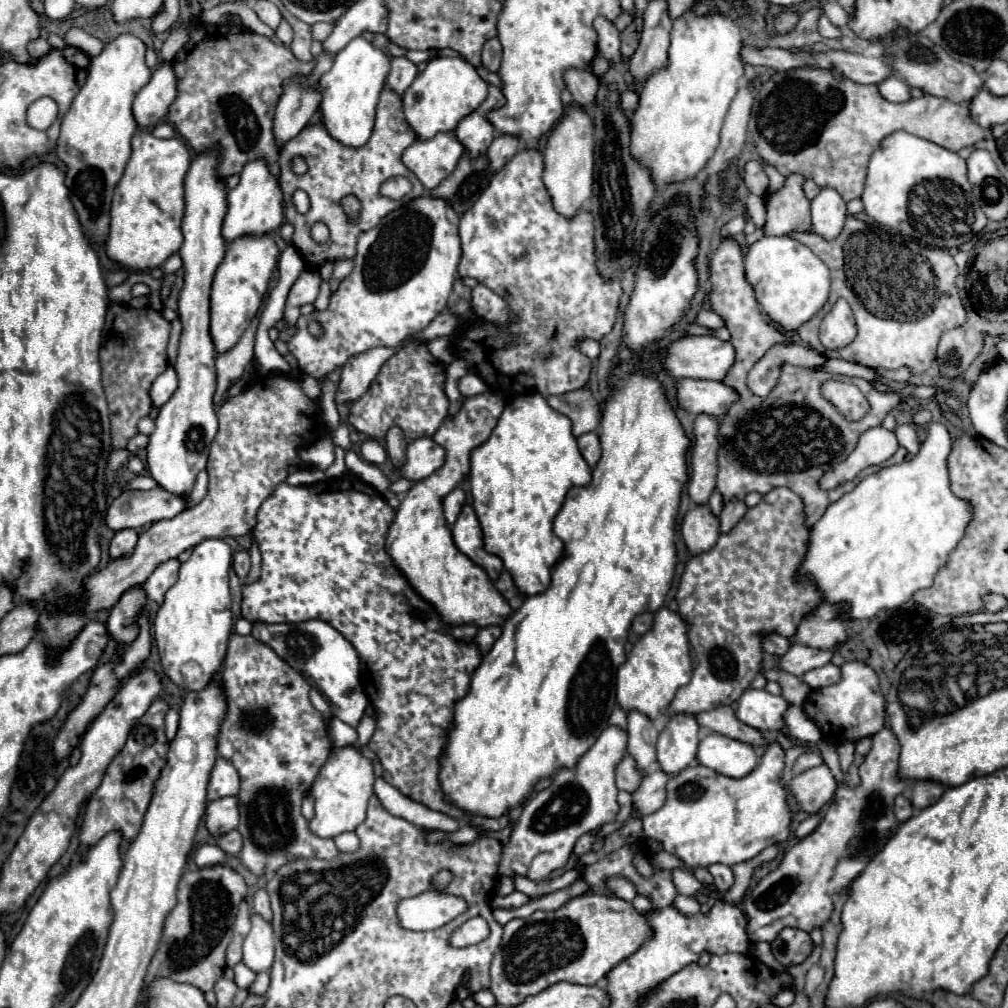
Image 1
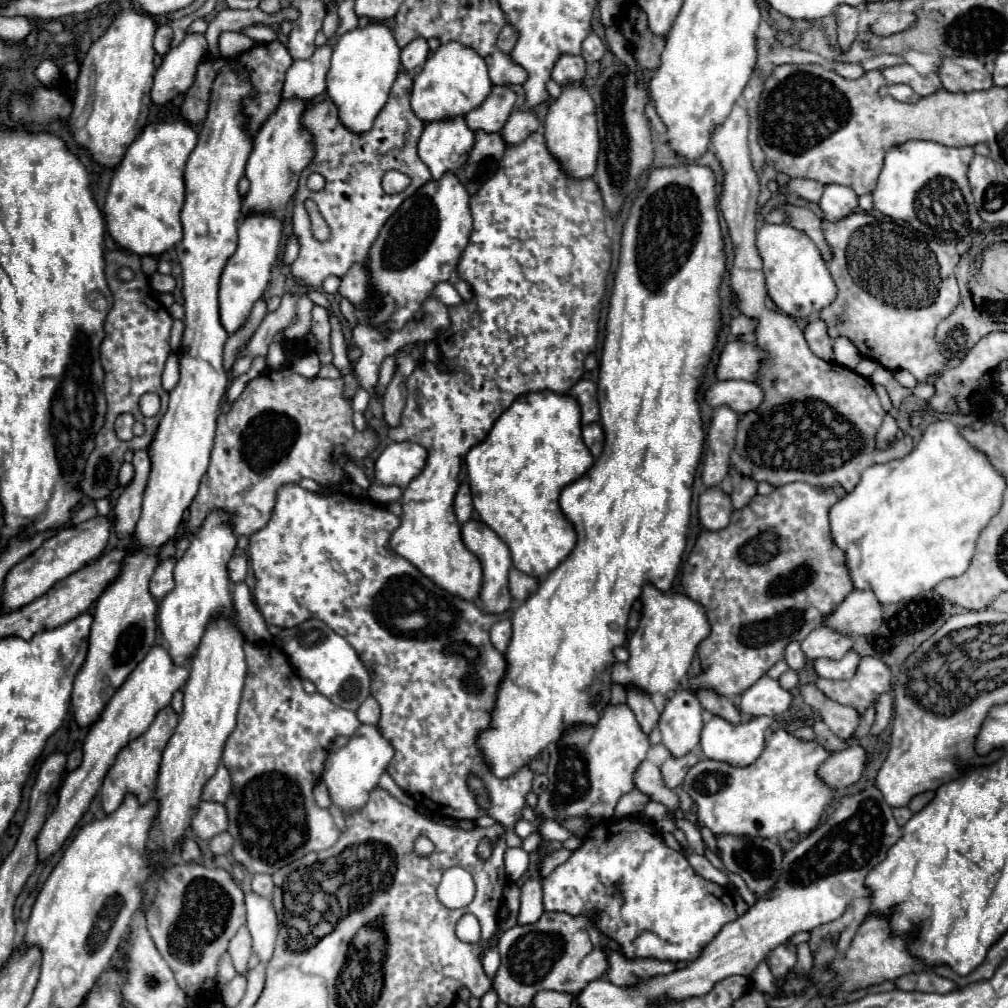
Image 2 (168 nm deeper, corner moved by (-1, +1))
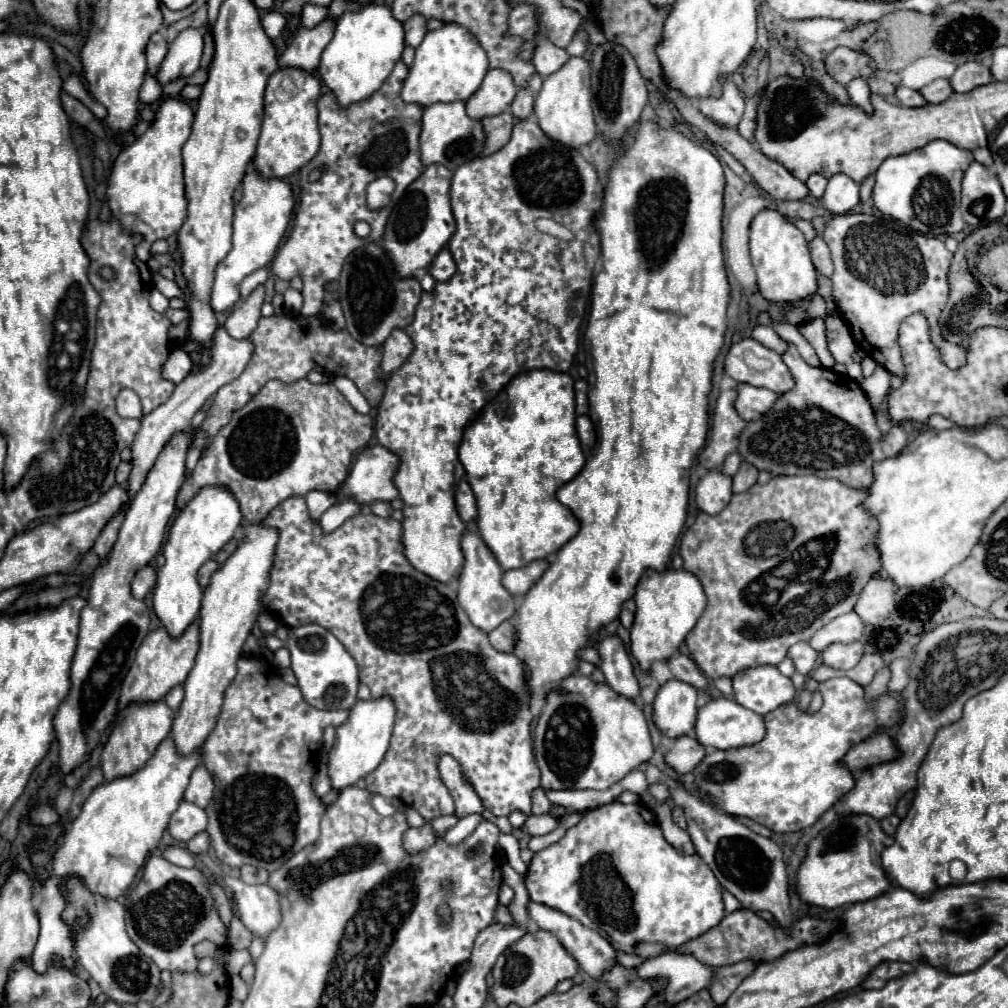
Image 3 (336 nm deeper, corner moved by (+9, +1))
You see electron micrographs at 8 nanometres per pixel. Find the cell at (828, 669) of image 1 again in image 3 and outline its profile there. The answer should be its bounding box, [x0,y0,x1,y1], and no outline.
[820,642,864,670]

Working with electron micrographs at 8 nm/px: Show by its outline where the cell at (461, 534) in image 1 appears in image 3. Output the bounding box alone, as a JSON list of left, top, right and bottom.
[458,532,516,632]

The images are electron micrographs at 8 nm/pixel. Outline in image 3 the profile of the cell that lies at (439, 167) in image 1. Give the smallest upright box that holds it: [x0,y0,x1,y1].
[420,102,484,170]

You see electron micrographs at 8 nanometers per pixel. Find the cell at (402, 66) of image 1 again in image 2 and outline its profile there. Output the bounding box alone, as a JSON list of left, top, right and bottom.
[402,38,428,72]

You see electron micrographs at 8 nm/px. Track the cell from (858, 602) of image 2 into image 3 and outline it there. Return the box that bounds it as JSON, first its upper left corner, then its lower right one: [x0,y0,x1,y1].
[854,580,896,626]

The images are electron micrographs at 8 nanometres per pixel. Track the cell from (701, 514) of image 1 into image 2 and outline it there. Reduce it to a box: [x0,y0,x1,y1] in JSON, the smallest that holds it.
[698,488,732,530]

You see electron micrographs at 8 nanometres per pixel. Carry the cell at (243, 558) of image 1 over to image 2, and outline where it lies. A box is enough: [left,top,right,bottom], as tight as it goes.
[228,556,248,584]

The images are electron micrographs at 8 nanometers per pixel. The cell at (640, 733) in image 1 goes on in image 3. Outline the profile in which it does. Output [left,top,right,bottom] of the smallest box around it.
[596,636,640,700]

